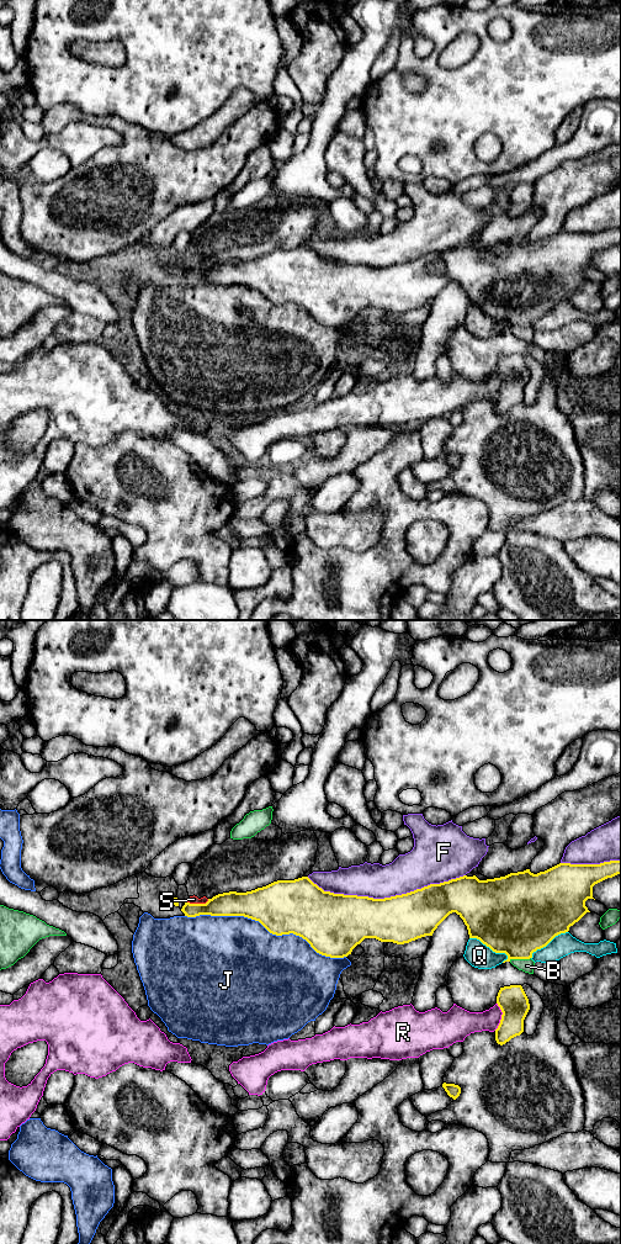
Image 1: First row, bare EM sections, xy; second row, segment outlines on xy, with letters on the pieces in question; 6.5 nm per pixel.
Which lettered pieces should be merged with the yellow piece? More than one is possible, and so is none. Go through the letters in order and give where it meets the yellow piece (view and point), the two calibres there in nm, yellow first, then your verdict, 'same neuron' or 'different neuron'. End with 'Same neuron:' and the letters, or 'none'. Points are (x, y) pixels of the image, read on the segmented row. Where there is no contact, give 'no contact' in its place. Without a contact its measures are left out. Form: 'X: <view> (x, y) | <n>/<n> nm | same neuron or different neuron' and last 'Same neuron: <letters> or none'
B: xy (519, 958) | 460/90 nm | different neuron
F: xy (386, 898) | 320/240 nm | different neuron
J: xy (265, 927) | 360/500 nm | different neuron
Q: xy (489, 947) | 500/160 nm | different neuron
R: xy (502, 1016) | 190/160 nm | different neuron
S: xy (197, 904) | 160/50 nm | different neuron
Same neuron: none

